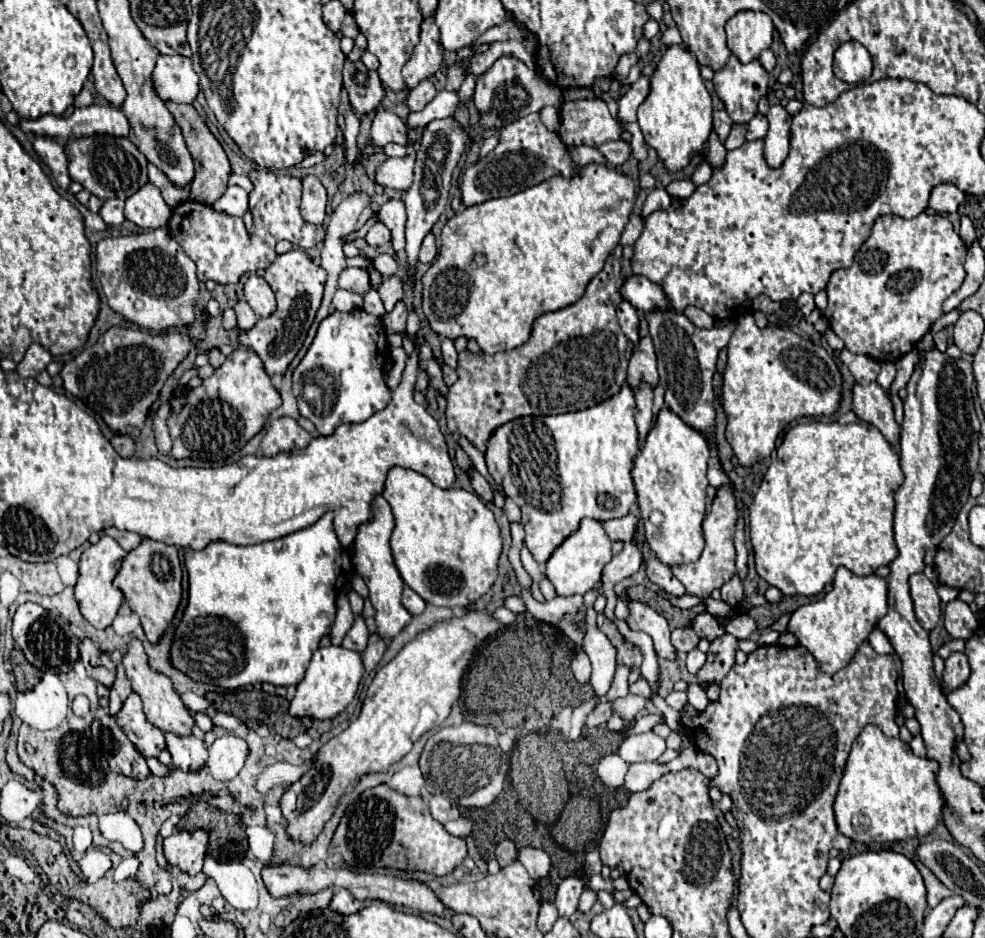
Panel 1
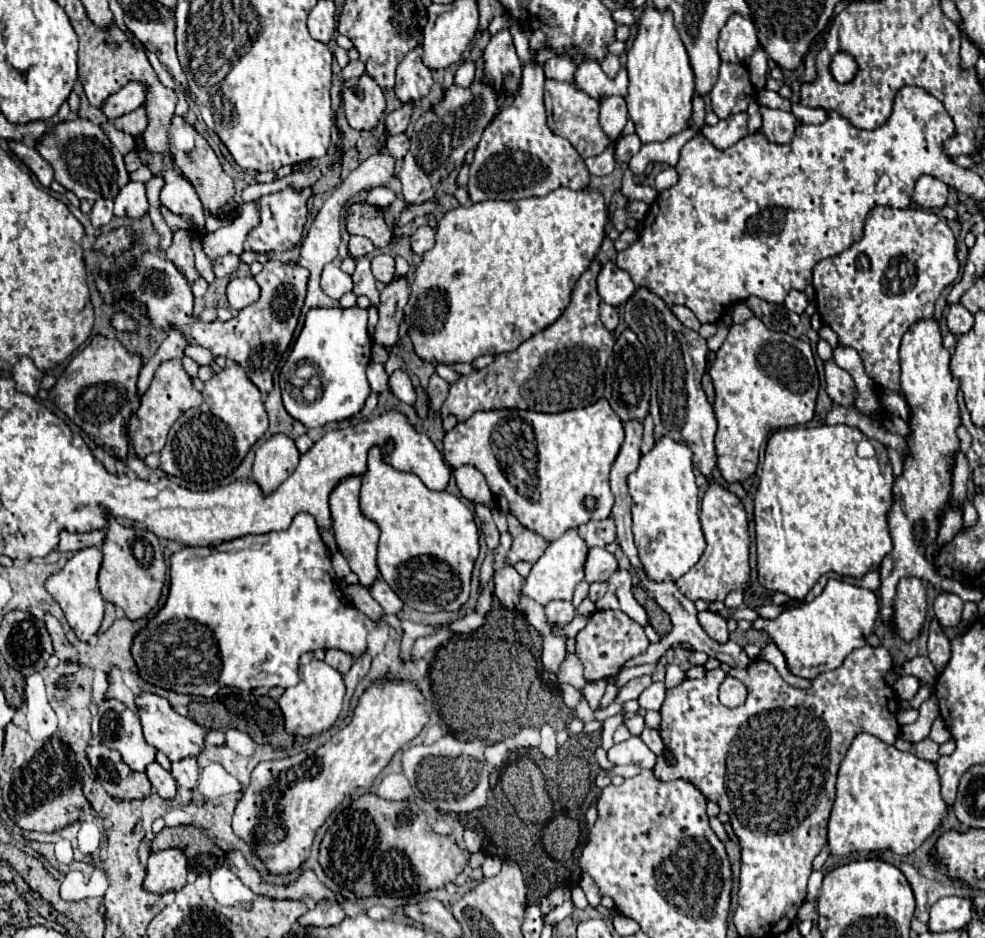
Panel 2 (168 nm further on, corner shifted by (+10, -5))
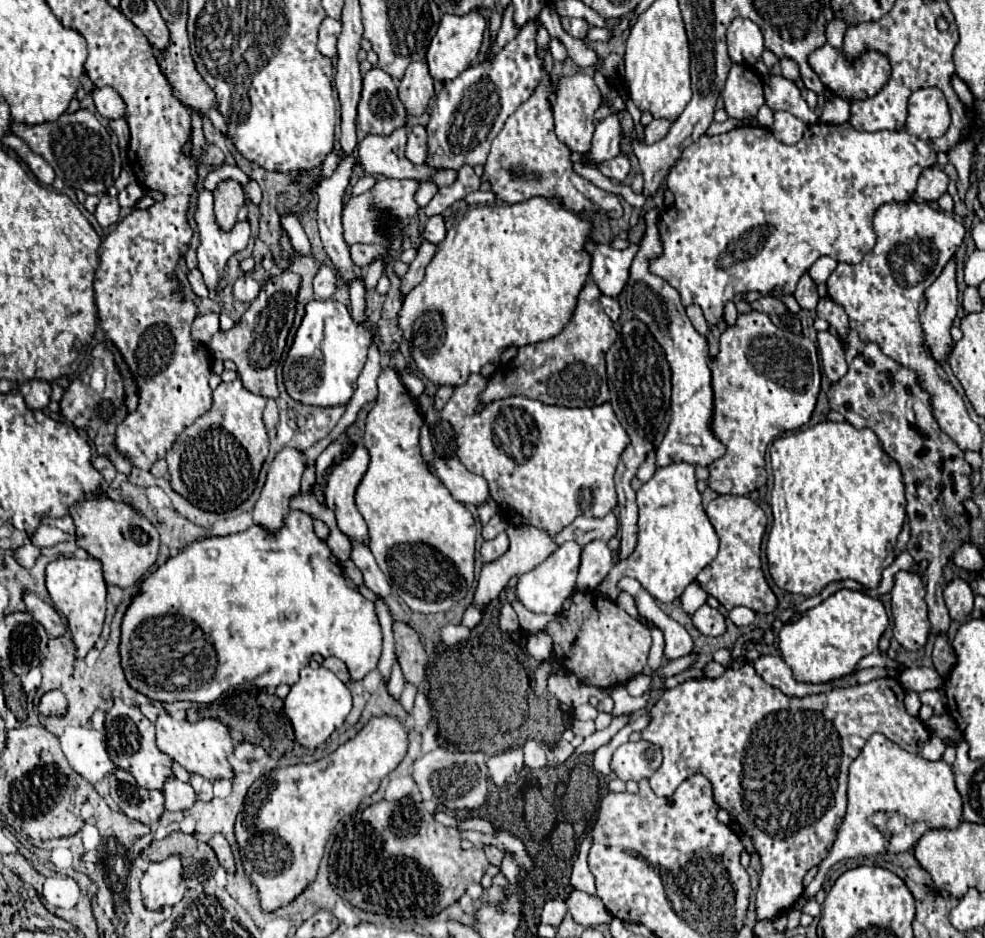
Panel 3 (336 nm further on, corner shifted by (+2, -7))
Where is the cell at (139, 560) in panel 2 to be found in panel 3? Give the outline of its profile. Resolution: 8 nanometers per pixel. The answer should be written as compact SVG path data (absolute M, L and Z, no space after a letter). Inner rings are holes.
M101 495L77 501L73 507L69 507L69 515L75 521L77 547L87 551L93 559L101 561L107 583L117 587L131 587L157 561L159 533L155 525L147 517L139 515L131 505Z

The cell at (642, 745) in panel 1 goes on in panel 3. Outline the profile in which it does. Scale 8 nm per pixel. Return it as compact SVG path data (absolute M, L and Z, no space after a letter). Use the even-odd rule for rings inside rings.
M649 741L623 743L611 759L611 771L621 781L649 779L661 765L661 749Z

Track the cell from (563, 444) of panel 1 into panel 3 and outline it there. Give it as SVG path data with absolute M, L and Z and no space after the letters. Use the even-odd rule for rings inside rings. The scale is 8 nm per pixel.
M471 375L469 381L461 387L455 387L453 397L447 401L447 405L441 411L441 417L445 421L449 421L453 425L453 429L457 431L457 457L459 461L475 475L481 475L487 479L489 489L491 489L491 497L493 501L499 505L501 515L513 523L513 525L533 525L539 527L547 533L559 533L563 527L567 527L575 517L583 515L583 517L605 517L609 511L613 511L613 507L617 505L617 493L615 493L615 483L613 483L613 475L615 475L615 467L619 463L619 457L623 453L623 449L629 445L629 437L625 433L625 429L621 427L621 423L617 421L611 403L603 403L597 407L585 407L585 409L569 409L569 407L557 407L557 405L545 405L537 399L529 399L523 395L517 397L509 397L509 399L501 399L501 401L493 401L487 405L479 405L479 395L484 391L488 380L483 375Z

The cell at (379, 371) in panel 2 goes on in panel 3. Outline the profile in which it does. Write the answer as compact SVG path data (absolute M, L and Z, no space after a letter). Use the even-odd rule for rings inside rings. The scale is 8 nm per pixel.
M283 449L275 455L267 483L261 491L261 497L253 509L253 523L263 527L269 533L281 529L285 515L289 515L289 499L299 493L299 481L305 471L305 465L299 459L297 449Z

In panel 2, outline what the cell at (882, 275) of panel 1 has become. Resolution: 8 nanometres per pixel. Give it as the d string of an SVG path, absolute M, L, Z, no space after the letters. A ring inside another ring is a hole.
M875 207L869 211L867 219L865 219L865 227L863 227L863 237L859 241L855 241L849 249L845 249L841 255L837 257L829 257L829 259L823 259L815 265L813 269L813 287L815 287L815 305L817 305L817 313L821 315L821 321L825 325L829 325L837 335L839 335L839 345L849 345L851 349L855 349L865 365L865 373L877 383L877 385L883 385L891 391L897 391L901 393L899 389L899 375L901 375L901 369L899 369L899 345L901 345L901 339L903 335L911 329L911 325L915 325L917 321L921 319L929 319L933 317L933 309L935 309L935 303L941 295L941 291L951 285L955 279L959 277L959 259L957 259L957 247L955 247L955 237L951 233L951 229L947 227L945 221L941 221L933 211L923 211L923 209L891 209L891 207Z

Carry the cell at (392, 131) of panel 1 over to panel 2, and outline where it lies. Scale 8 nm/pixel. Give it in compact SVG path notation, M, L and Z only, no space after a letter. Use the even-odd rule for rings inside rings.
M403 133L401 135L389 135L387 149L389 149L389 153L395 159L403 159L405 153L409 151L409 139L407 139L407 135L403 135Z

